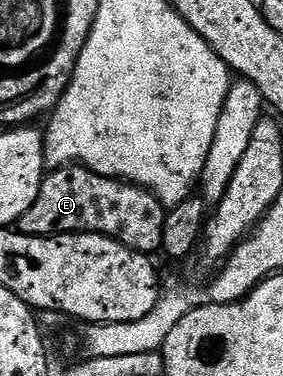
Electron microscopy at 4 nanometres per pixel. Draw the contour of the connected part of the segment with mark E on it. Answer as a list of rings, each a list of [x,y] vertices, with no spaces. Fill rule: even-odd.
[[[73,165],[57,167],[45,174],[38,189],[38,197],[34,197],[34,205],[30,205],[30,209],[26,209],[26,213],[22,213],[18,230],[22,235],[95,233],[116,239],[122,245],[132,248],[133,251],[159,252],[165,214],[166,208],[160,204],[160,200],[151,193],[145,193],[136,184],[118,179],[107,179],[105,175],[94,173],[88,167]]]

